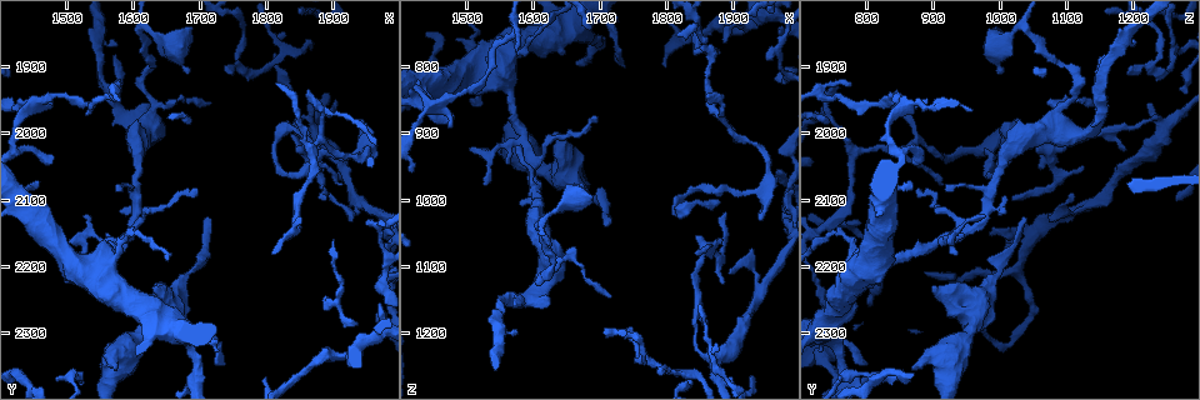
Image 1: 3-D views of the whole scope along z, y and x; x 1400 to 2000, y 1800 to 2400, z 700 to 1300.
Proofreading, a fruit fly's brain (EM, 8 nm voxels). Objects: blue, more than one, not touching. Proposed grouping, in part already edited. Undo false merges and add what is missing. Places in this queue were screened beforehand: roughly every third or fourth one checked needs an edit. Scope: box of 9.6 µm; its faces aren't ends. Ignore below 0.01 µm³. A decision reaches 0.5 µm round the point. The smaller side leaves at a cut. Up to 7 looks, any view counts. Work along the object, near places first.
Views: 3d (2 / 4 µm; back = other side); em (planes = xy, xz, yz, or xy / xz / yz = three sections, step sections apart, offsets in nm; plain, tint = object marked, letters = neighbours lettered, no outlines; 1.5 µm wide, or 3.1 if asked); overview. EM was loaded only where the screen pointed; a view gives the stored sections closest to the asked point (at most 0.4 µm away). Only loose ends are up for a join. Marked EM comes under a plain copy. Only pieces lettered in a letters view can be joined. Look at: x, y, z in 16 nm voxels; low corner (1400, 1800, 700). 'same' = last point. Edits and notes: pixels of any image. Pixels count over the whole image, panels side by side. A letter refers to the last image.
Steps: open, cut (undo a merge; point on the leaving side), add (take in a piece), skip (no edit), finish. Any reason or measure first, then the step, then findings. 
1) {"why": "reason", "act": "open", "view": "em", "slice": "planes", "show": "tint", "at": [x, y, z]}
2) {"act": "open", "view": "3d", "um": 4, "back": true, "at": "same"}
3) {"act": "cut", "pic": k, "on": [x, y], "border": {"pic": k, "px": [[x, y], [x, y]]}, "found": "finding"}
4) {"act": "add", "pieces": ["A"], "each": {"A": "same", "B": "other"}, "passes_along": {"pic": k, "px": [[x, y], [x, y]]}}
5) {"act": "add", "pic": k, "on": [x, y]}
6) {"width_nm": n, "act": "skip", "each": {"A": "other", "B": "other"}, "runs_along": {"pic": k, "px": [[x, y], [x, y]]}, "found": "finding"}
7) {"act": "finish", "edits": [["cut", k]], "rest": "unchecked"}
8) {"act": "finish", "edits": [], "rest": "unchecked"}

{"why": "thin end", "act": "open", "view": "em", "slice": "xz", "step": 8, "show": "tint", "at": [1720, 1955, 1145]}

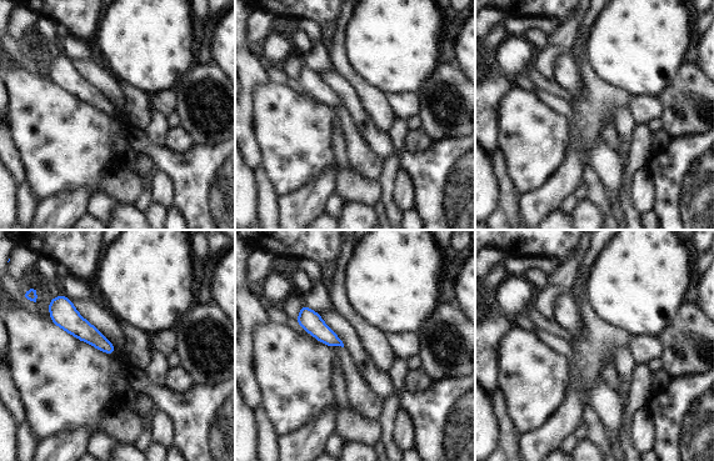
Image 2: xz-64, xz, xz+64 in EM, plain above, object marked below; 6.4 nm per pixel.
{"why": "what lies round it", "act": "open", "view": "em", "slice": "xz", "step": 8, "show": "letters", "at": "same"}

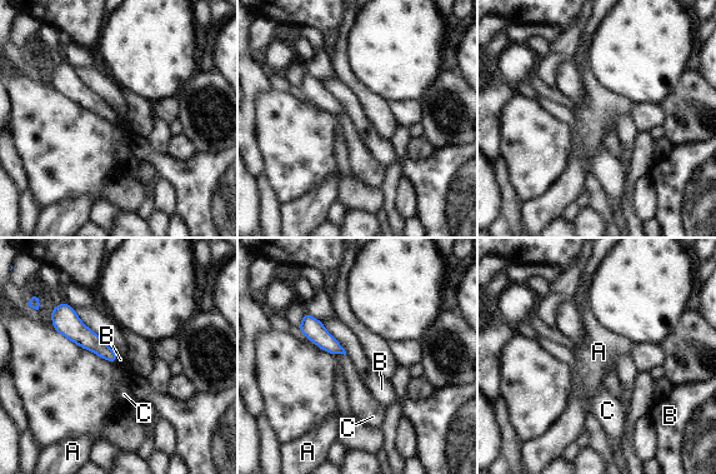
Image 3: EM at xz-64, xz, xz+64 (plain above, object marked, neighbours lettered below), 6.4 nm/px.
{"longest_contact_nm": ["B", 260], "act": "skip", "each": {"A": "other", "B": "other", "C": "other"}, "runs_along": {"pic": 3, "px": [[68, 310], [69, 319], [113, 359]]}, "found": "none of them fits"}

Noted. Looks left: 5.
{"why": "free end", "act": "open", "view": "em", "slice": "planes", "show": "tint", "at": [1715, 2130, 1035]}

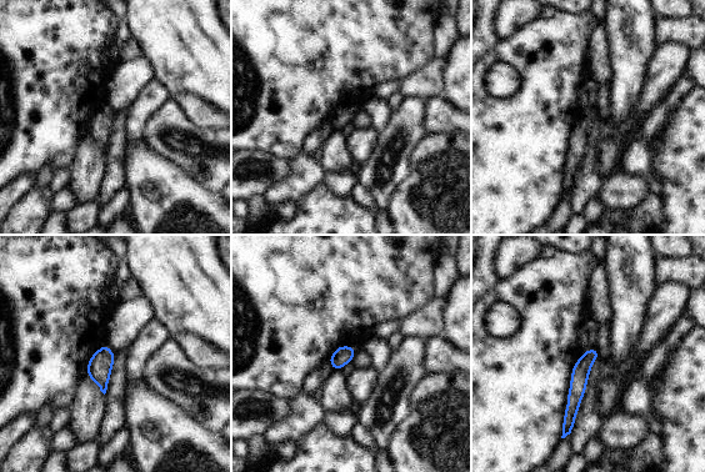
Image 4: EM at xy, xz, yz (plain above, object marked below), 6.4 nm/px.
{"act": "open", "view": "em", "slice": "planes", "show": "letters", "at": "same"}

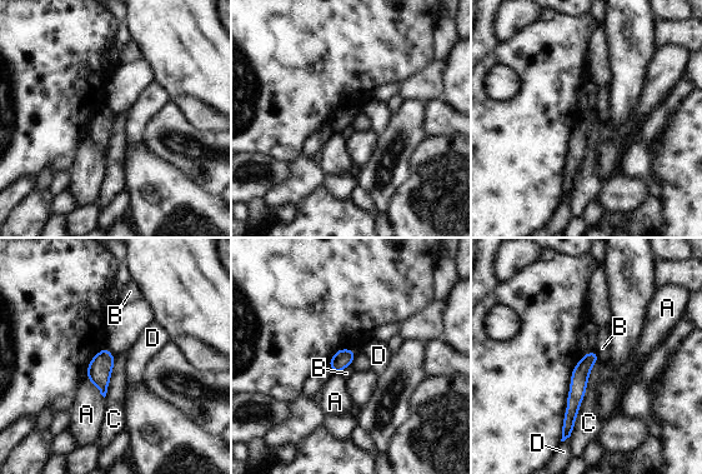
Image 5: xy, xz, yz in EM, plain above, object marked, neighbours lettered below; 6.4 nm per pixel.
{"act": "skip", "each": {"A": "other", "B": "other", "C": "other", "D": "other"}, "runs_along": {"pic": 5, "px": [[593, 354], [581, 372], [568, 429]]}, "found": "no lettered piece goes on from it"}

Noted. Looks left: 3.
{"why": "thick end", "act": "open", "view": "em", "slice": "planes", "show": "letters", "at": [1635, 2230, 895]}

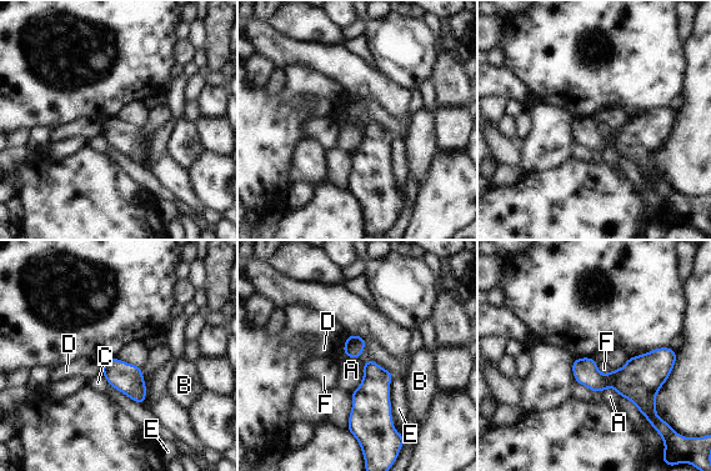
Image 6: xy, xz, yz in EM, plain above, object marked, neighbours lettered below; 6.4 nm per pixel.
{"act": "skip", "each": {"A": "other", "B": "other", "C": "other", "D": "other", "E": "other", "F": "other"}, "border": {"pic": 6, "px": [[101, 362], [103, 372]]}, "found": "no lettered piece goes on from it"}

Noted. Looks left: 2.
{"act": "finish", "edits": [], "rest": "unchecked"}

